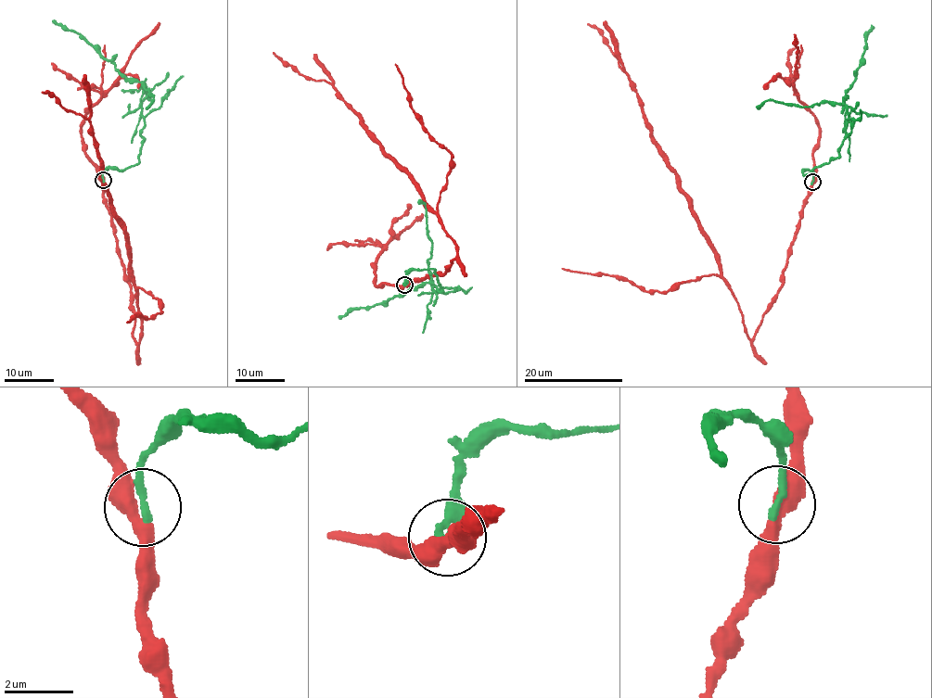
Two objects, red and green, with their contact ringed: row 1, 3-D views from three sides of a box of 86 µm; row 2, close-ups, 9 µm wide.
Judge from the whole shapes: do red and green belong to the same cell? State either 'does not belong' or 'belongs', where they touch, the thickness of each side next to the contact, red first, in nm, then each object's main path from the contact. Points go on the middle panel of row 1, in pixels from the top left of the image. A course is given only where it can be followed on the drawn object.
does not belong | (404, 285) | 440/260 nm | red via (404, 285), (445, 273), (456, 256), (453, 241), (419, 188), (329, 83), (308, 80), (273, 52) | green via (404, 285), (414, 269), (433, 269), (441, 288), (418, 285), (338, 319)

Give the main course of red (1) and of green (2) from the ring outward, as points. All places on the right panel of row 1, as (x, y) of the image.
1: (812, 183), (780, 289), (750, 338), (691, 198), (654, 139), (634, 83), (602, 34), (587, 24)
2: (812, 183), (812, 174), (803, 173), (839, 155), (845, 134), (843, 98), (862, 57), (865, 36), (874, 27)

